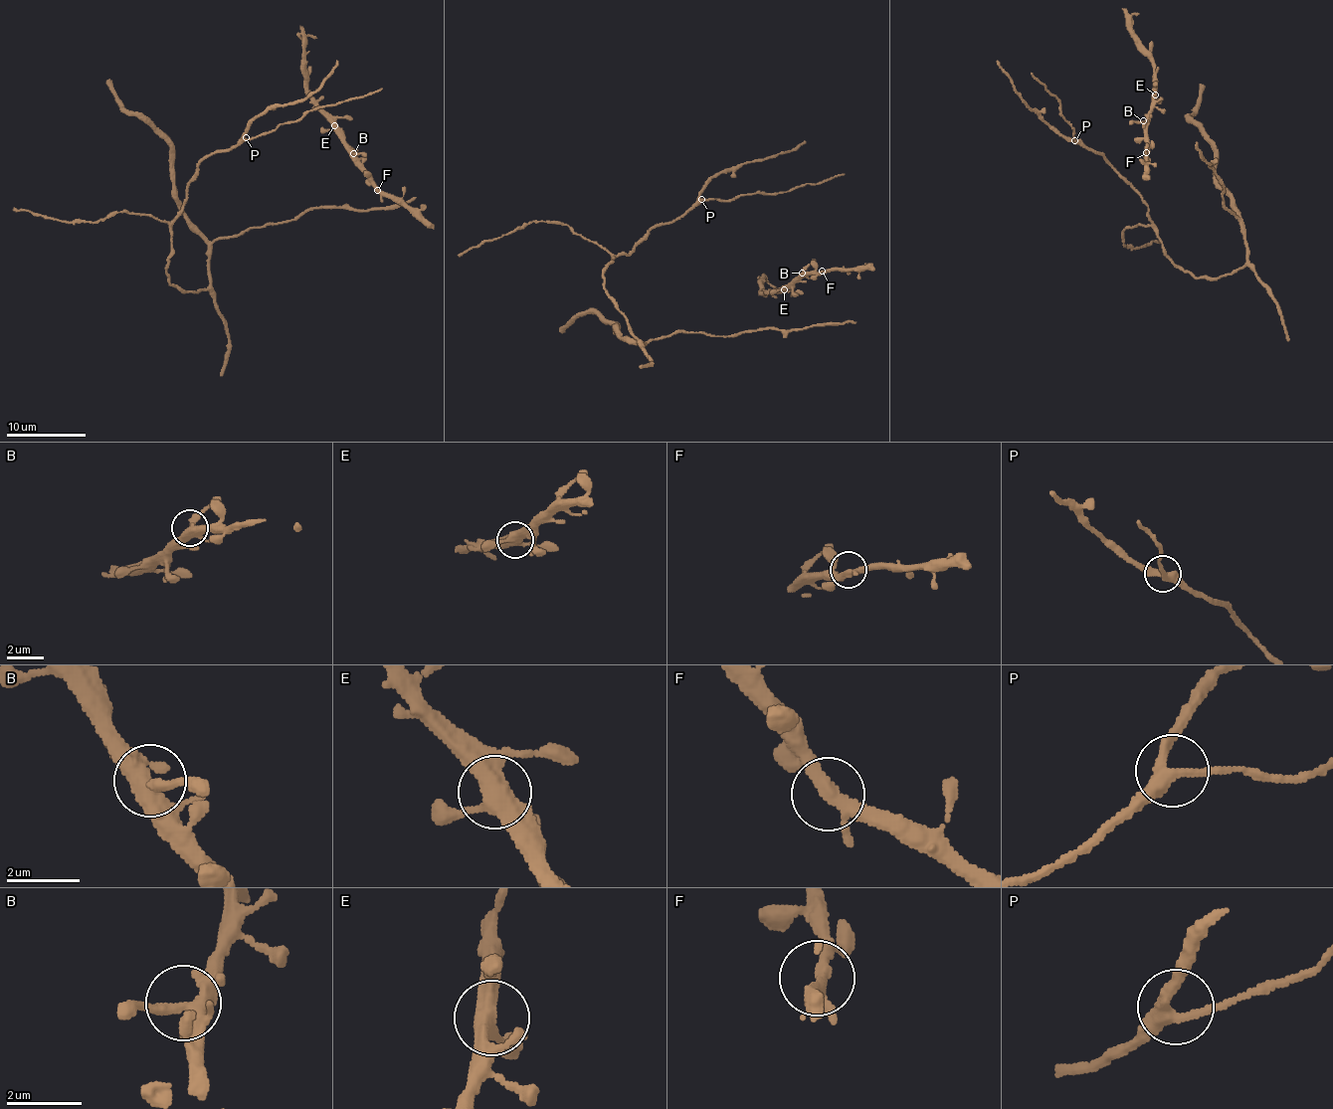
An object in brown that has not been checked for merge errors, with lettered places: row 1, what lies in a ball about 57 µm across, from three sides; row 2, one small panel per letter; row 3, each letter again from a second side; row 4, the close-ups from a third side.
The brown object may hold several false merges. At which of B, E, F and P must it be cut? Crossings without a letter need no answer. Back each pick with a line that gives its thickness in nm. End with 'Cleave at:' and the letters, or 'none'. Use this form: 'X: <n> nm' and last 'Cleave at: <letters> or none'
Cleave at: none

